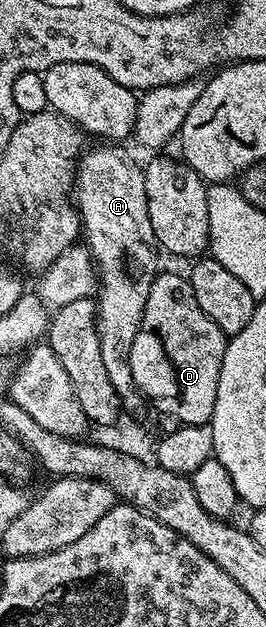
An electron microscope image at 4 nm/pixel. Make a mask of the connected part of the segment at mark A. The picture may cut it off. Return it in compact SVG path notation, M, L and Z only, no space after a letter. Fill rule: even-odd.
M96 145L92 152L81 154L74 180L74 206L80 212L82 239L88 248L88 254L98 276L98 294L95 296L96 332L98 345L102 349L102 361L110 377L110 385L120 398L121 408L125 412L139 412L146 400L130 373L130 349L134 337L140 331L142 313L146 309L146 297L150 297L150 285L158 274L156 251L158 244L151 228L150 214L147 212L146 181L141 164L136 164L120 145Z

